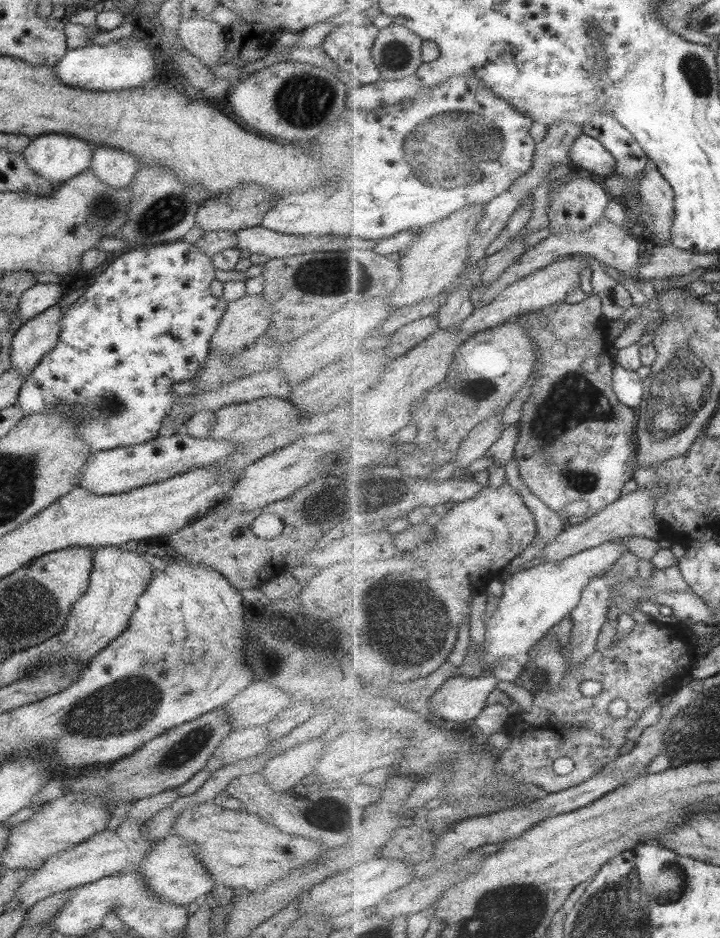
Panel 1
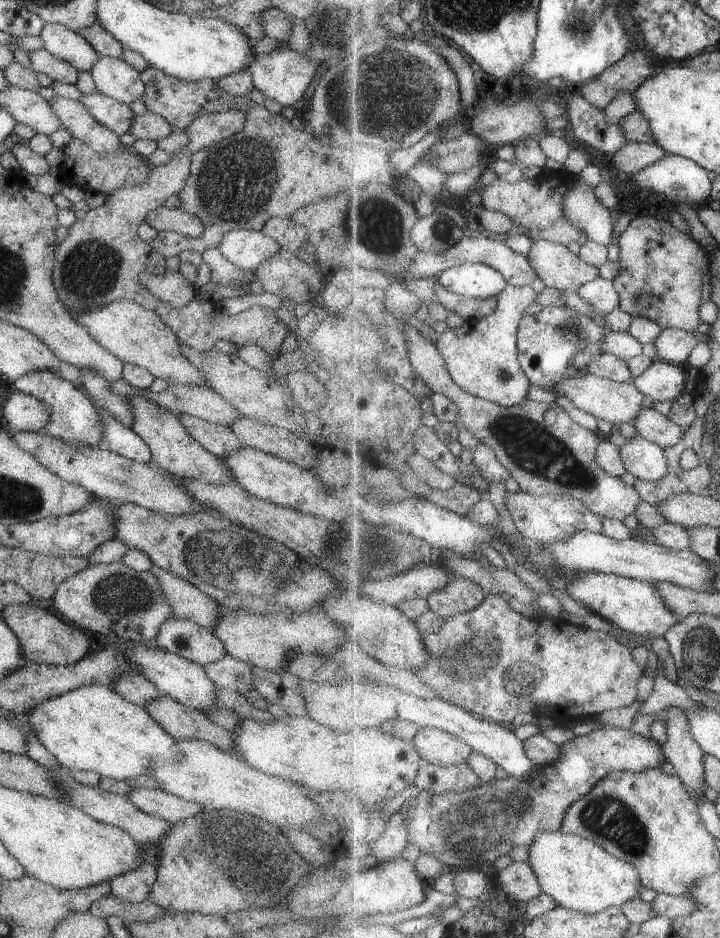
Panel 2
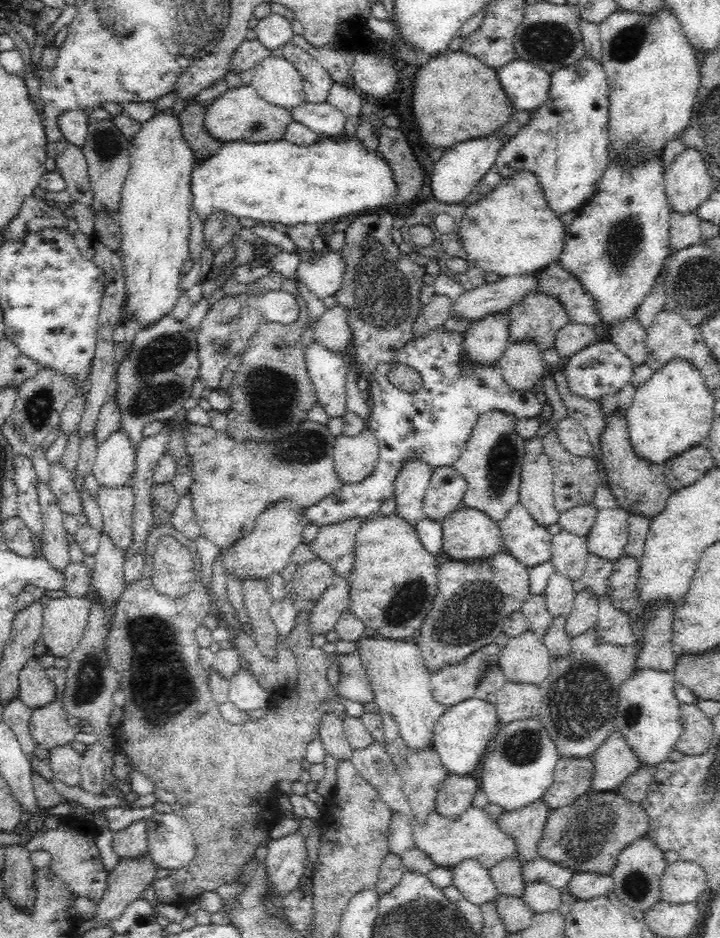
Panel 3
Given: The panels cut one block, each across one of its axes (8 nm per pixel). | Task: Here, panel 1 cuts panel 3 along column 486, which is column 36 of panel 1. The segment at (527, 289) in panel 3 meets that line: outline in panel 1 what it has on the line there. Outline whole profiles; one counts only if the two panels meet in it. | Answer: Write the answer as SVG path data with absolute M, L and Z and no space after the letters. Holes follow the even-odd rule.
M35 283L24 290L18 298L18 317L24 323L37 316L47 307L55 305L62 297L63 290L55 283Z

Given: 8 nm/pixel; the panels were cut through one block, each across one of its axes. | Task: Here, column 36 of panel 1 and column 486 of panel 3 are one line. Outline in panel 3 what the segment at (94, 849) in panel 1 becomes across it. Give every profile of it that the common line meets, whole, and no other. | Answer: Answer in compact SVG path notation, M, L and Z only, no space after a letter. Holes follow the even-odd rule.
M467 859L451 868L453 873L453 886L456 886L462 895L470 902L482 906L497 898L498 890L490 872L475 859Z

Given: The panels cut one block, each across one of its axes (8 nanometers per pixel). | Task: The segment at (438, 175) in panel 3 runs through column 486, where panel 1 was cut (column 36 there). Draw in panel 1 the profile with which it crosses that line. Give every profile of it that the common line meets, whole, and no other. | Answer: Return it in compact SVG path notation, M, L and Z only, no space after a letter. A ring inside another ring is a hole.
M49 133L30 139L29 144L22 150L22 157L27 166L34 173L52 184L60 183L72 176L77 176L81 171L88 168L95 145L73 135L61 135Z

